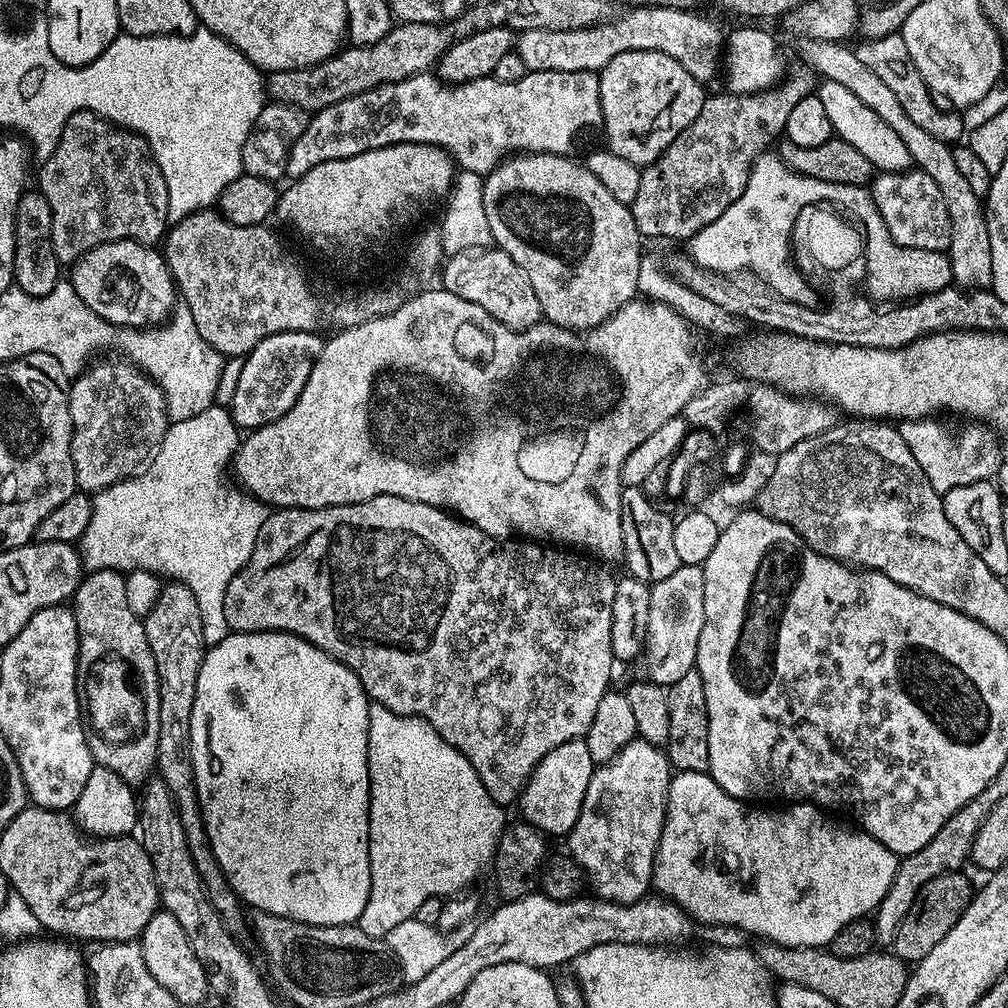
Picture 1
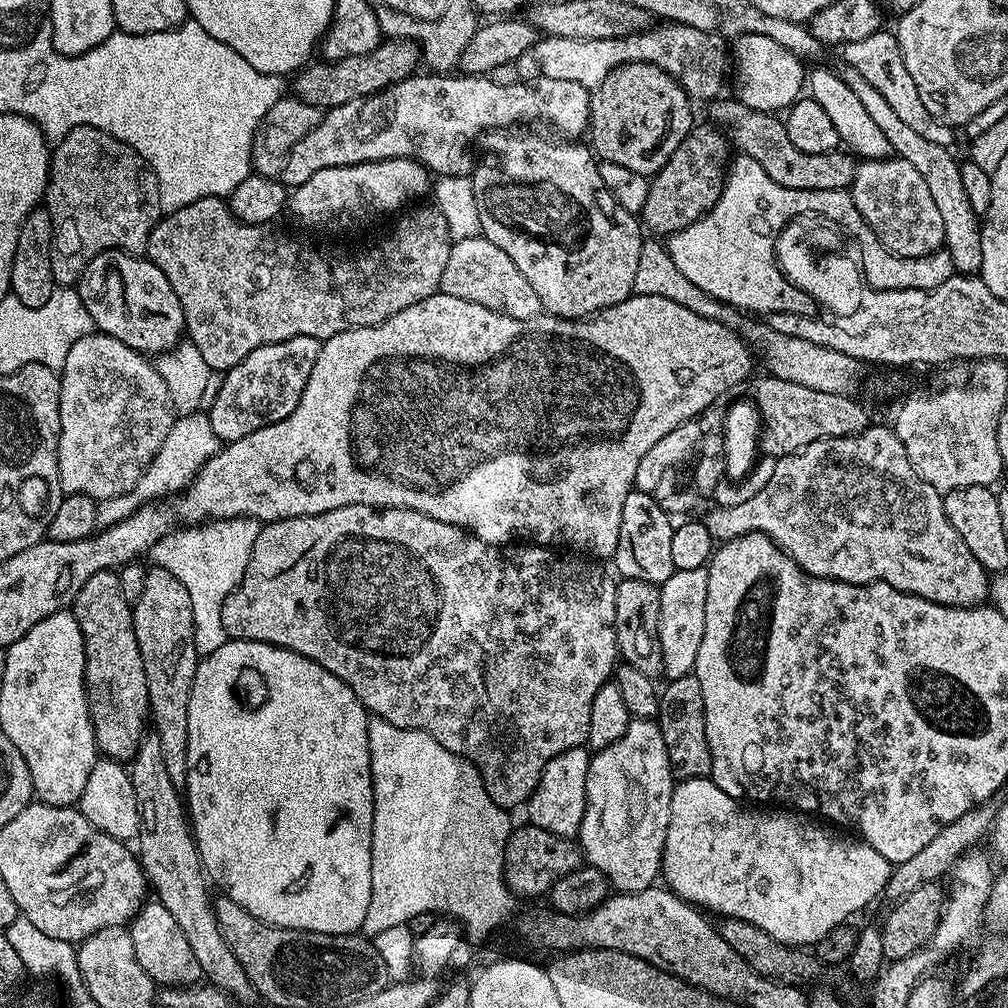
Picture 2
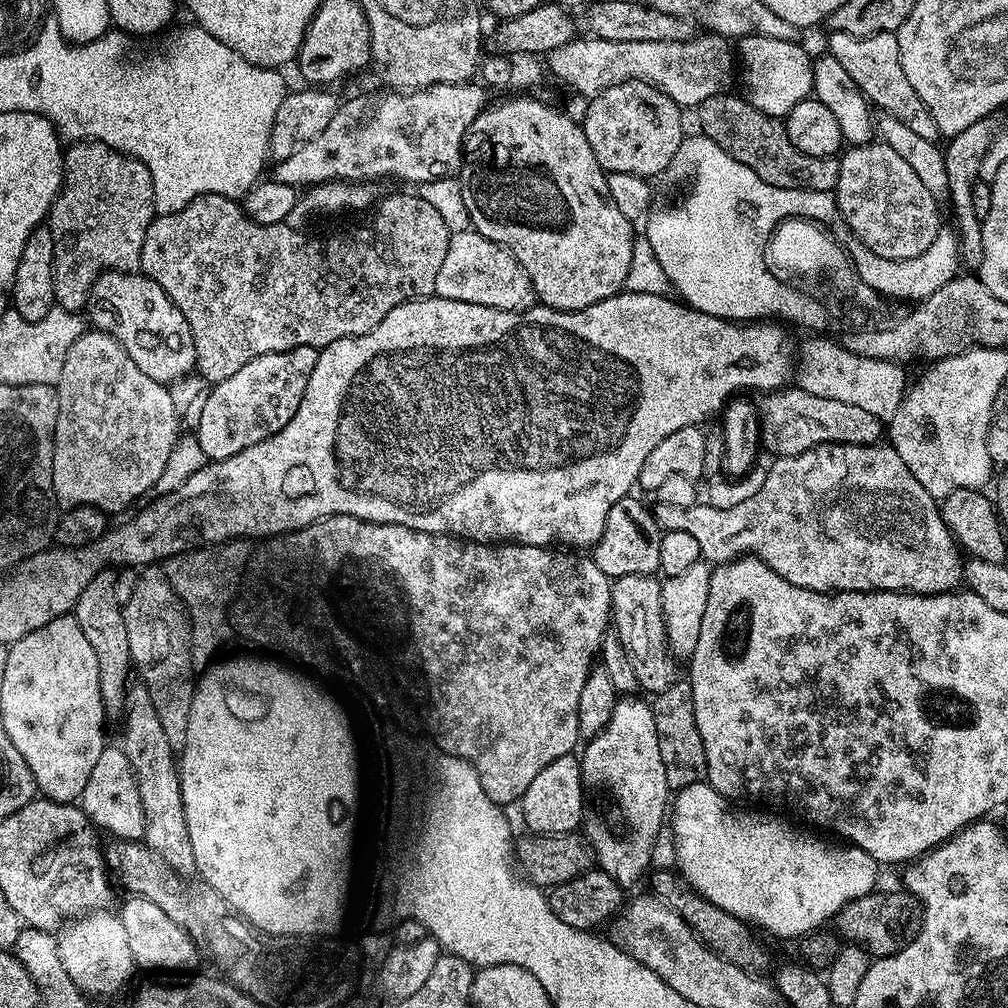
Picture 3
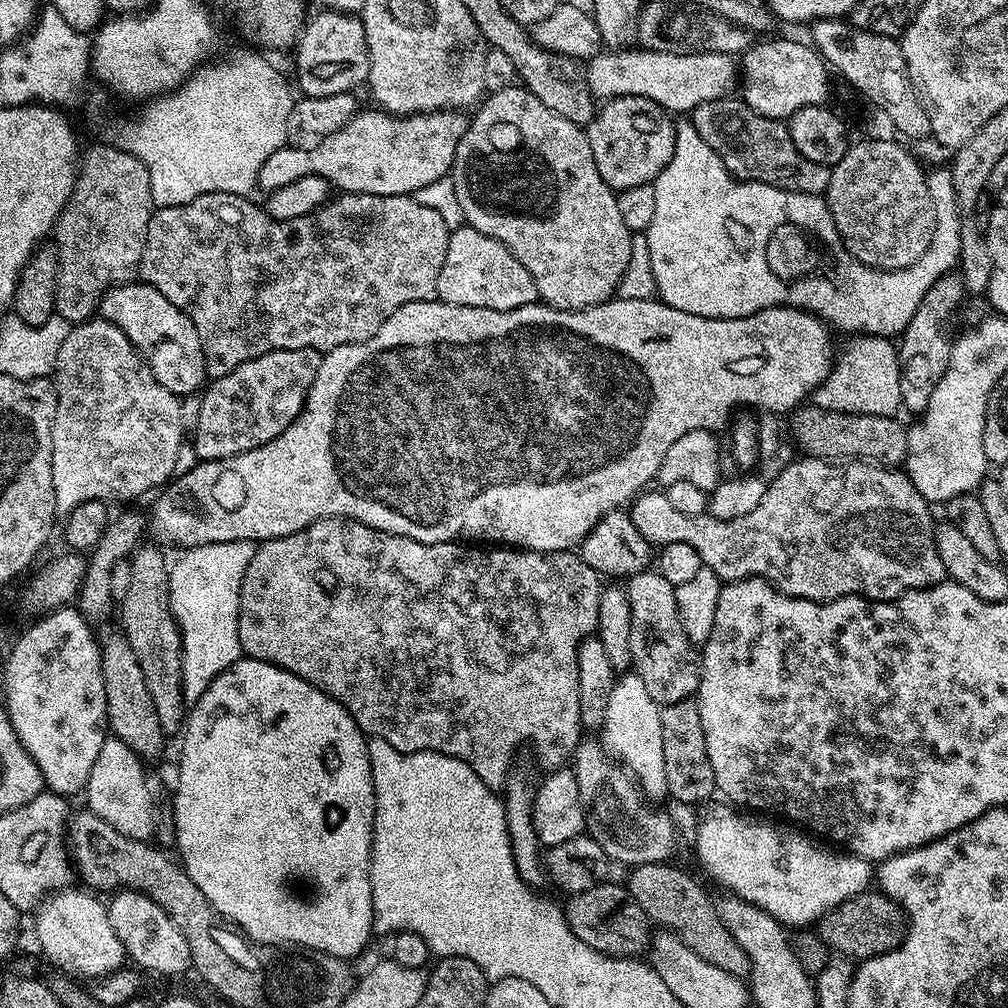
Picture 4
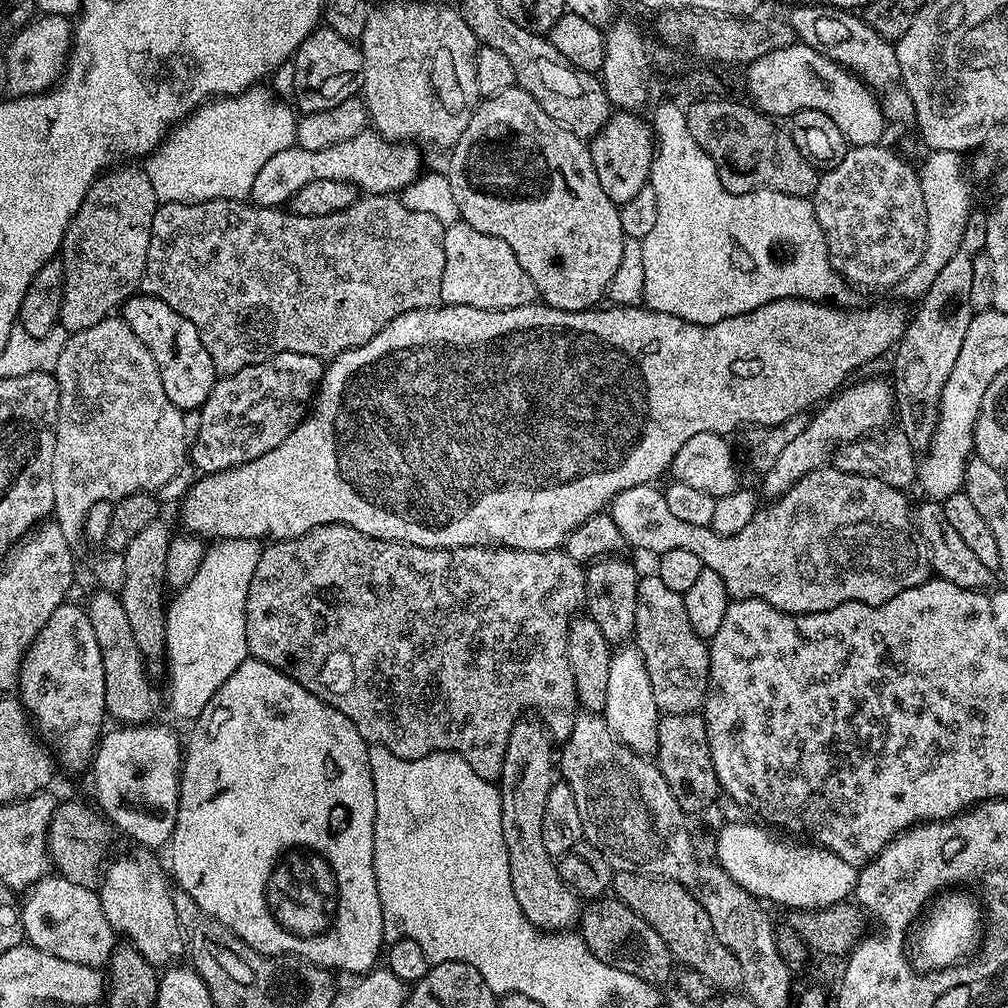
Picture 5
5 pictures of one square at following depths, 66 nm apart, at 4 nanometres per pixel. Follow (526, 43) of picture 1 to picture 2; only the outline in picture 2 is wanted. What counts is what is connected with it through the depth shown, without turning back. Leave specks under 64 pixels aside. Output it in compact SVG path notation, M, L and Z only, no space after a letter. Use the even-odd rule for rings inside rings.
M660 22L645 32L635 32L622 38L587 40L544 36L537 39L530 56L531 59L536 59L536 64L540 67L539 75L566 78L566 82L578 82L589 90L596 89L612 68L646 62L670 73L696 102L717 99L723 93L720 91L724 88L724 75L727 72L729 75L730 72L730 48L725 37L710 34L706 30L694 30L694 26L671 22Z

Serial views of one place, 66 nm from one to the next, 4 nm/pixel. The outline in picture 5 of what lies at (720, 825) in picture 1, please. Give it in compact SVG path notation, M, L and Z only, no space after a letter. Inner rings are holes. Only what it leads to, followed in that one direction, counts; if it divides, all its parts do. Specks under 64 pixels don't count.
M728 824L724 832L716 836L716 856L721 868L738 882L738 886L756 897L761 902L769 905L781 904L784 910L807 910L810 908L826 908L830 904L841 903L845 898L851 897L856 890L857 865L833 856L827 848L808 846L812 848L788 848L784 840L772 840L768 832L763 832L756 824Z

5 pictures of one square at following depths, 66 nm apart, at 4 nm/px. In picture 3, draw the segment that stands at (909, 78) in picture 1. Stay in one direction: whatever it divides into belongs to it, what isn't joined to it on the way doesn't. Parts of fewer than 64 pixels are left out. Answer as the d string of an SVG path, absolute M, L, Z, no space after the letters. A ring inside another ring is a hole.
M829 31L827 35L827 55L836 58L839 65L850 74L869 105L876 107L877 104L881 113L898 118L898 122L910 126L910 130L914 130L914 134L919 134L922 138L934 141L941 139L934 118L922 98L918 98L914 86L910 86L906 70L902 70L902 58L898 54L898 38L895 34L883 32L873 36L851 36L845 32Z

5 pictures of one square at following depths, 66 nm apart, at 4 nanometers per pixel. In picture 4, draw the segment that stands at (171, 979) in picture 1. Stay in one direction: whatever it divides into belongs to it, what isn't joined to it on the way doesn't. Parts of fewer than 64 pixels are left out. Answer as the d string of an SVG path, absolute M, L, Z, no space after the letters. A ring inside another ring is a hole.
M120 890L107 901L106 907L110 926L114 926L114 934L118 934L118 942L122 942L125 957L135 967L145 973L157 972L160 976L180 976L192 968L190 946L186 946L186 938L178 926L162 910L158 902L154 902L145 892Z

